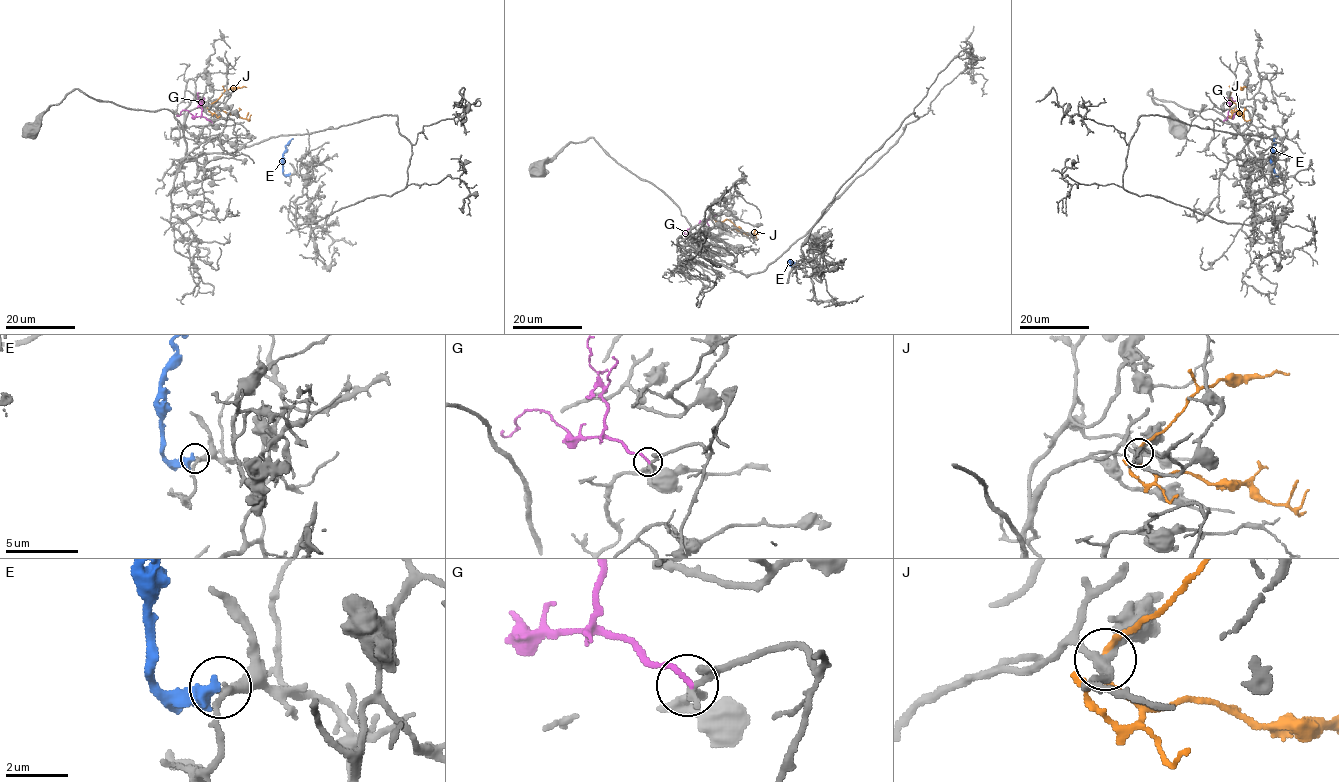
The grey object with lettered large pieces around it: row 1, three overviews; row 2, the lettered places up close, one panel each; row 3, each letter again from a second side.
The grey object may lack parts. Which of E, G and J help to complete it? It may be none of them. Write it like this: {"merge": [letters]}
{"merge": []}

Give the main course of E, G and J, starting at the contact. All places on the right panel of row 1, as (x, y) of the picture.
E: (1275, 174), (1272, 152), (1275, 138)
G: (1223, 122), (1237, 109), (1242, 115)
J: (1236, 106), (1234, 111), (1241, 113), (1246, 121), (1250, 120)

